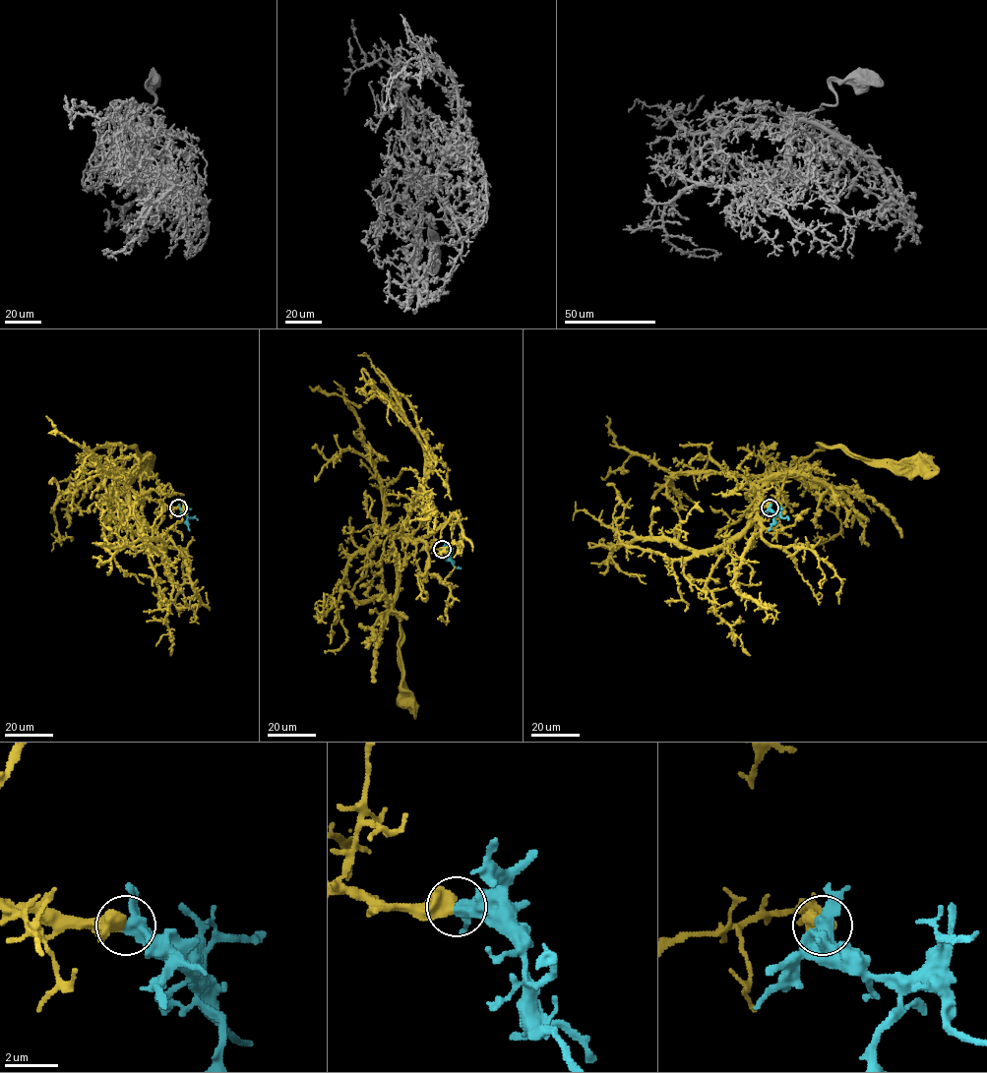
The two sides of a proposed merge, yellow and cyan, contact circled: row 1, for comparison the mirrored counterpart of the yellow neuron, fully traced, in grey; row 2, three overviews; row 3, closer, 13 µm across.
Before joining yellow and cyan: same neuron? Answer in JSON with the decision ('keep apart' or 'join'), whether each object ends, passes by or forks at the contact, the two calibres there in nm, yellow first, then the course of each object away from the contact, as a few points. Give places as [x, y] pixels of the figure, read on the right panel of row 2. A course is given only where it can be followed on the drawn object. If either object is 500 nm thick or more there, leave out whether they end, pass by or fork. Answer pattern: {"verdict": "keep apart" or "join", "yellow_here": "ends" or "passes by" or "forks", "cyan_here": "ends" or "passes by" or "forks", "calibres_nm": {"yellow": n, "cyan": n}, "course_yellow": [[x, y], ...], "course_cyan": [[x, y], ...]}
{"verdict": "join", "calibres_nm": {"yellow": 650, "cyan": 460}, "course_yellow": [[769, 507], [754, 495], [750, 477], [787, 472], [821, 447], [819, 444], [843, 447], [868, 461], [920, 467]], "course_cyan": [[769, 507], [787, 520]]}

